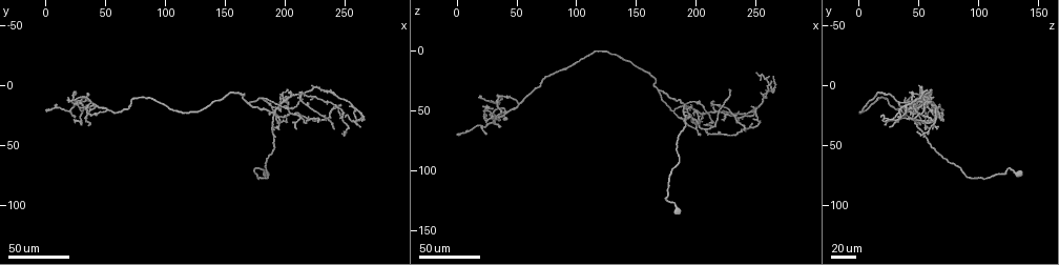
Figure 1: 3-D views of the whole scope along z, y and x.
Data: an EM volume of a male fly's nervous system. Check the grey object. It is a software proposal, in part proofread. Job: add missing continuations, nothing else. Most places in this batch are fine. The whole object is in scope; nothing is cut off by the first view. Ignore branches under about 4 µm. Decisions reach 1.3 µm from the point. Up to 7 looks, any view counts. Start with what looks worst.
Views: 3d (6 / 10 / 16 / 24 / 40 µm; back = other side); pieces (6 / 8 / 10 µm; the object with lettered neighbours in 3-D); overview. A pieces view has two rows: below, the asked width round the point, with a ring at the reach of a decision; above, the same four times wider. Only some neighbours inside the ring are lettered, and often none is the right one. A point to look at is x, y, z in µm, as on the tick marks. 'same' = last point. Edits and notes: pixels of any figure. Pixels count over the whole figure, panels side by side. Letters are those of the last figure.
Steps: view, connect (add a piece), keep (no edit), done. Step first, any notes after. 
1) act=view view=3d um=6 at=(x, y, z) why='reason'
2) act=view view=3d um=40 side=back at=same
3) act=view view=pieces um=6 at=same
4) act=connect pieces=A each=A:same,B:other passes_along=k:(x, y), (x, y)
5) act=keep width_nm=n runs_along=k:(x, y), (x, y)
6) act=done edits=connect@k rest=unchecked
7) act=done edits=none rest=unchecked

act=view view=3d um=24 at=(248, 16, 62) why='branch stops here'

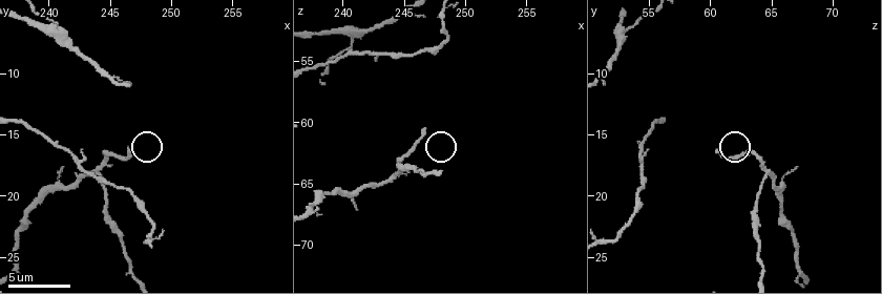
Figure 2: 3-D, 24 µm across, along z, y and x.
act=view view=3d um=6 at=(246.4, 16.2, 60.6)

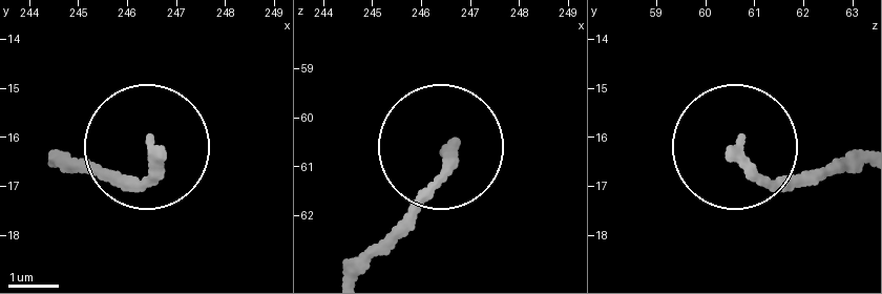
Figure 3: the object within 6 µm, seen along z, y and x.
act=view view=pieces um=6 at=(246.55, 16.10, 60.65)

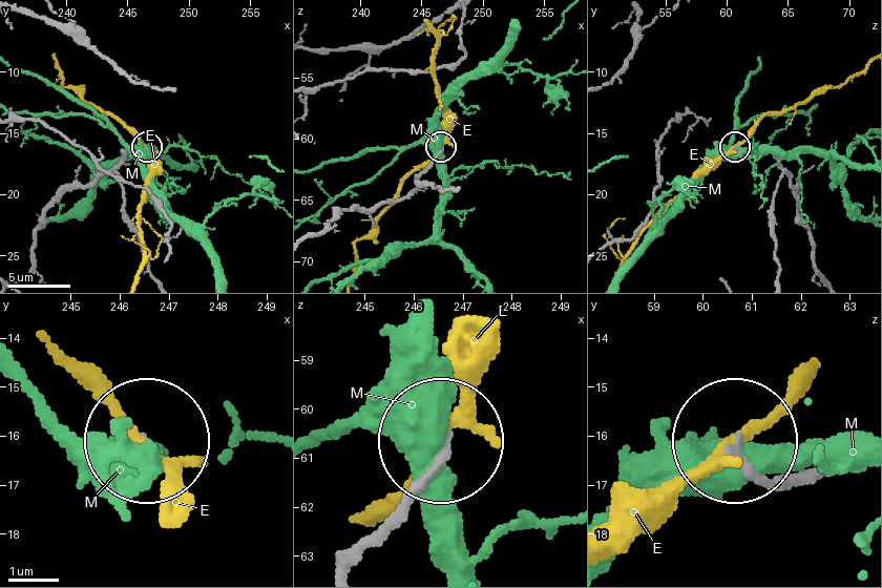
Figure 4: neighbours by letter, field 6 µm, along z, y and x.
act=keep width_nm=210 each=E:other,M:other found='none of them fits'

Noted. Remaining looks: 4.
act=view view=3d um=24 at=(238, 4, 58) why='thin end'

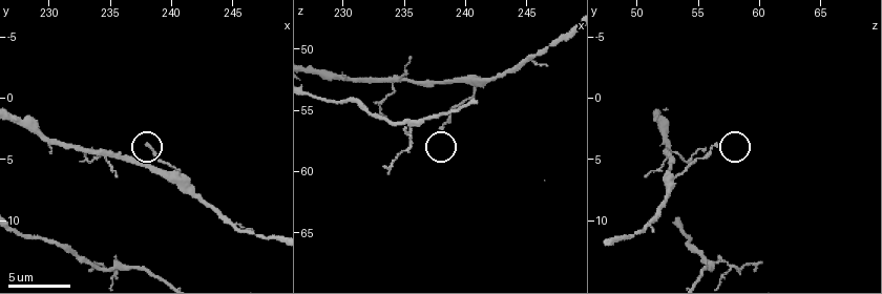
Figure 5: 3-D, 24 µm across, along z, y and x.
act=view view=pieces um=6 at=(238.4, 4.2, 57.0) why='see the neighbours'

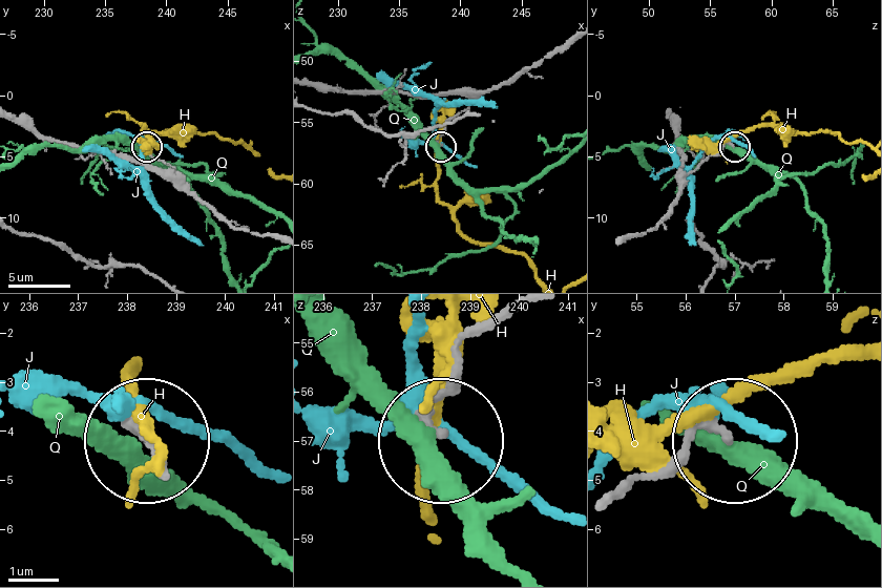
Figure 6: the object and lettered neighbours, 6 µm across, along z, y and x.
act=keep each=H:other,J:other,Q:other runs_along=6:(675, 133), (680, 169), (687, 172), (725, 146), (733, 145) found='no lettered piece goes on from it'

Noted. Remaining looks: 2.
act=view view=3d um=40 at=(18, 10, 38) why='tapers out'

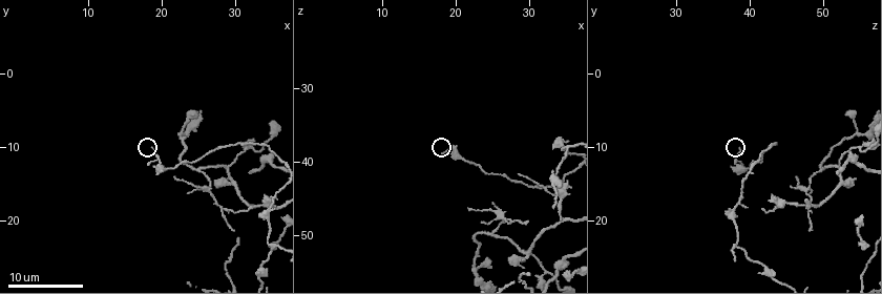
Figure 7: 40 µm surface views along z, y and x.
act=view view=pieces um=8 at=(19.0, 10.0, 39.0)

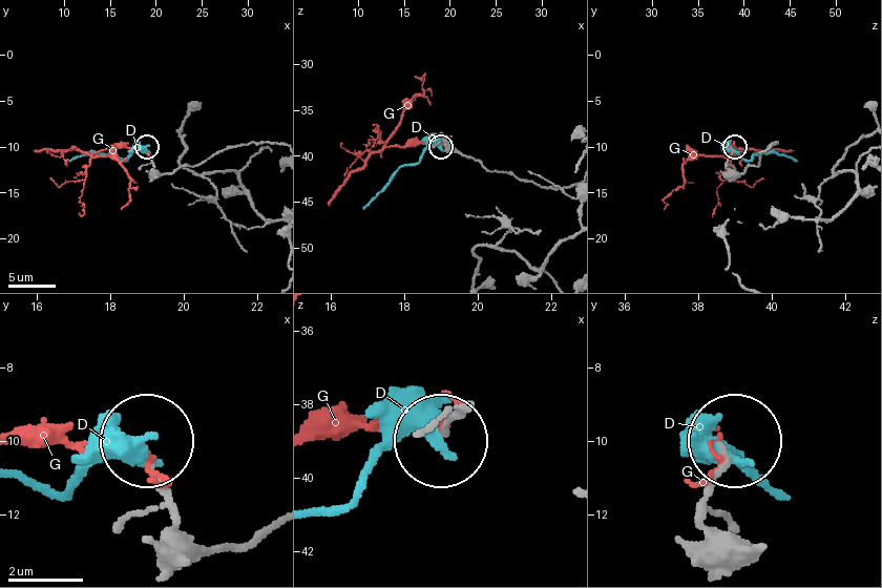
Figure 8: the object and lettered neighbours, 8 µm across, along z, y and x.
act=keep each=D:other,G:other found='none of them fits'

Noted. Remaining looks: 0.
act=done edits=none rest=unchecked

